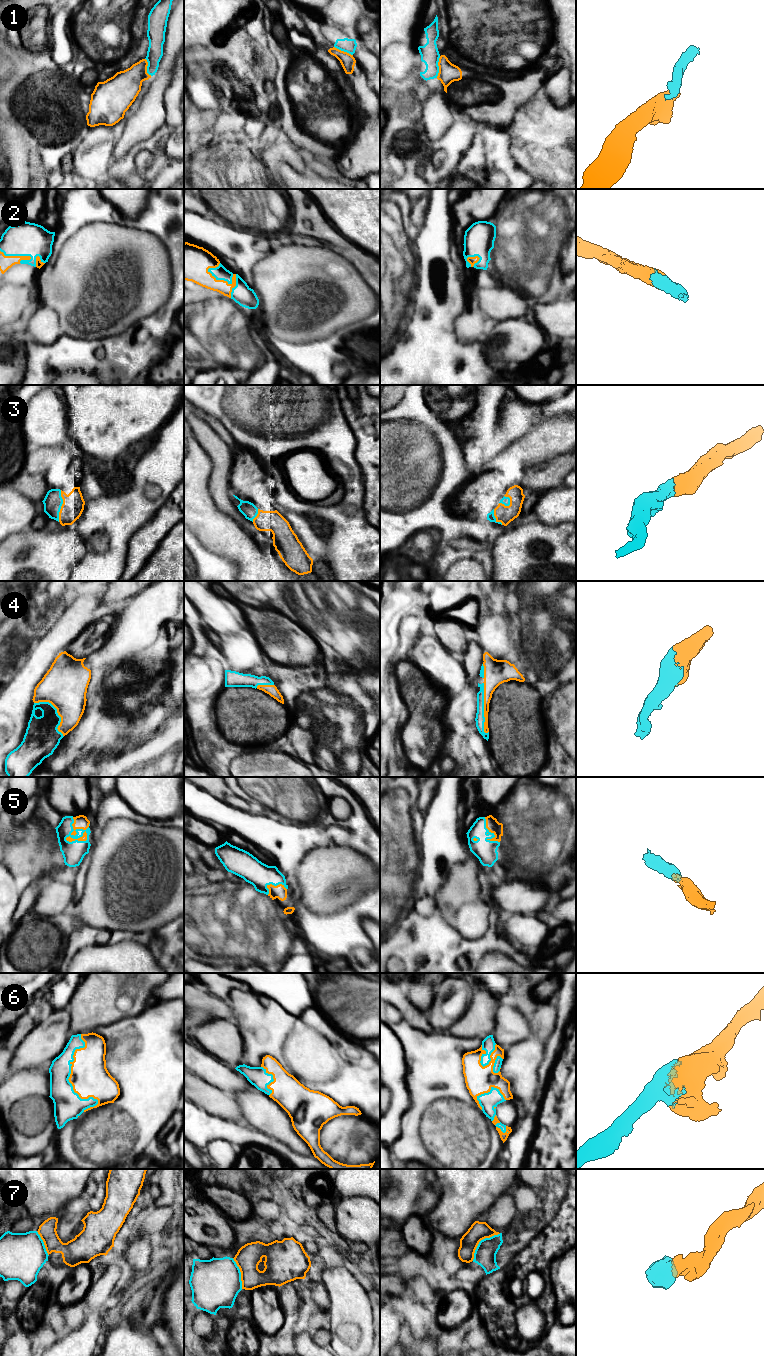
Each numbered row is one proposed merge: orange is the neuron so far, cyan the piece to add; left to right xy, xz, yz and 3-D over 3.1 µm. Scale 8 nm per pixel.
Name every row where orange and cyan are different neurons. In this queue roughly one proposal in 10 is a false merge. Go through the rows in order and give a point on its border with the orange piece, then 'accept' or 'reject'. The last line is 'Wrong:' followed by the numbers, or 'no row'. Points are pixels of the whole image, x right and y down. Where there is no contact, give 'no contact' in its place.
1: yz (439, 67) | reject
2: xz (220, 280) | accept
3: xy (61, 506) | accept
4: yz (484, 708) | accept
5: xy (78, 828) | accept
6: xy (68, 1079) | accept
7: yz (480, 1240) | reject
Wrong: 1, 7

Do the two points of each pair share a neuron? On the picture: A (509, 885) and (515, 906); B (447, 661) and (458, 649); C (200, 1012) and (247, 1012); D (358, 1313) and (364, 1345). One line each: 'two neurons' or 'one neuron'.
A: one neuron
B: two neurons
C: two neurons
D: one neuron

